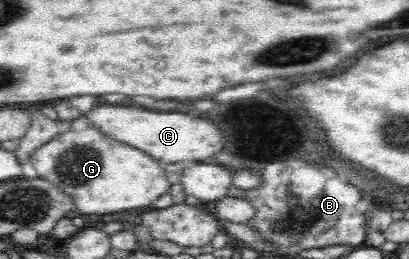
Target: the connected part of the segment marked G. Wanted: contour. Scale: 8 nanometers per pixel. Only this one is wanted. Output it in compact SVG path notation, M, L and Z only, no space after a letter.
M94 128L81 132L66 132L38 148L32 155L32 167L39 178L58 187L72 198L74 212L86 214L112 214L132 208L151 209L170 184L164 165L144 155L139 149L109 140Z

